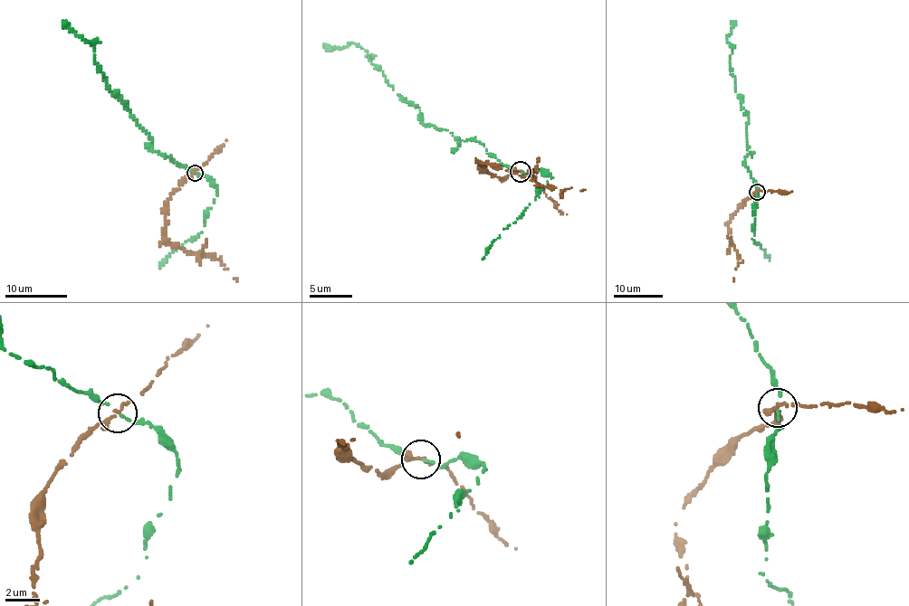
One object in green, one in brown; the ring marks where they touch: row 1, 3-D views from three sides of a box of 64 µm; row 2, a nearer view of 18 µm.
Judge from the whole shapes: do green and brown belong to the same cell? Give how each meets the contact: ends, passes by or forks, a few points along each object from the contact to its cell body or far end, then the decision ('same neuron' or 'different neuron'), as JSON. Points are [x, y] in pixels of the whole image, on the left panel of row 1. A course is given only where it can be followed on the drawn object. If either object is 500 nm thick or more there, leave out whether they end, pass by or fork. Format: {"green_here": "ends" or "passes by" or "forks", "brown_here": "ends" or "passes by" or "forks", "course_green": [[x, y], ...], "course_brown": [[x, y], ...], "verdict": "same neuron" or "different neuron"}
{"green_here": "passes by", "brown_here": "passes by", "course_green": [[196, 174], [153, 149], [127, 101], [107, 88], [93, 58], [93, 42], [62, 22]], "course_brown": [[194, 172], [180, 184], [168, 201], [165, 241], [188, 252], [214, 255], [238, 280]], "verdict": "different neuron"}

